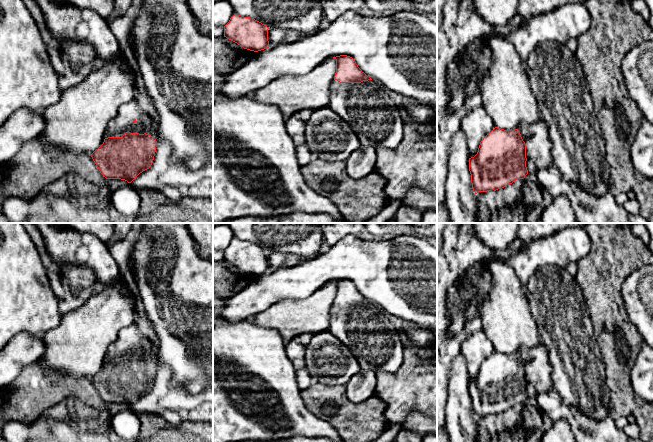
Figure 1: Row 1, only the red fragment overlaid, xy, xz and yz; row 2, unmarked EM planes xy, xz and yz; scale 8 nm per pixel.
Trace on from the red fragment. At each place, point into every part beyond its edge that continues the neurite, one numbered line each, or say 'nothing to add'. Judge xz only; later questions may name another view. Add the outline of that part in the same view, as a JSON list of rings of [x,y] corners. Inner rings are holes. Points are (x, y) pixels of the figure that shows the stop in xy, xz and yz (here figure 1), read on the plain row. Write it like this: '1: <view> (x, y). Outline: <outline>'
1: xz (374, 340). Outline: [[[333,304],[329,331],[356,357],[361,370],[396,372],[403,363],[401,333],[374,304],[340,307]]]

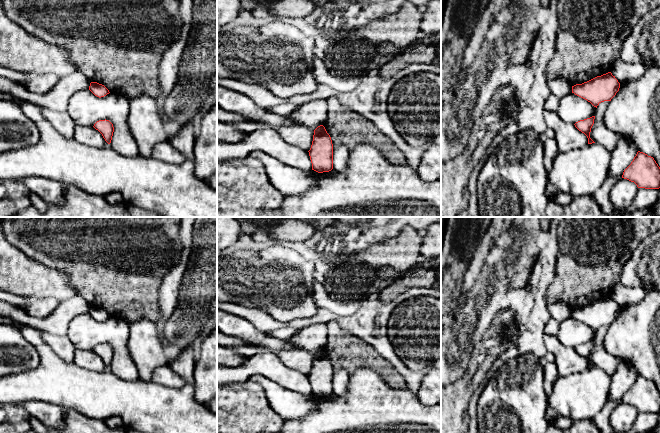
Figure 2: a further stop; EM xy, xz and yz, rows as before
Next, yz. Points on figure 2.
nothing to add

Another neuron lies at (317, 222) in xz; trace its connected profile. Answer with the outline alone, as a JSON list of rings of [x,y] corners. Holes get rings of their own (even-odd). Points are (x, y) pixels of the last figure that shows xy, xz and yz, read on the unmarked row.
[[[296,217],[311,225],[315,229],[321,229],[337,222],[335,217]]]

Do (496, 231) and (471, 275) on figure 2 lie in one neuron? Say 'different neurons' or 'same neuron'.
same neuron

